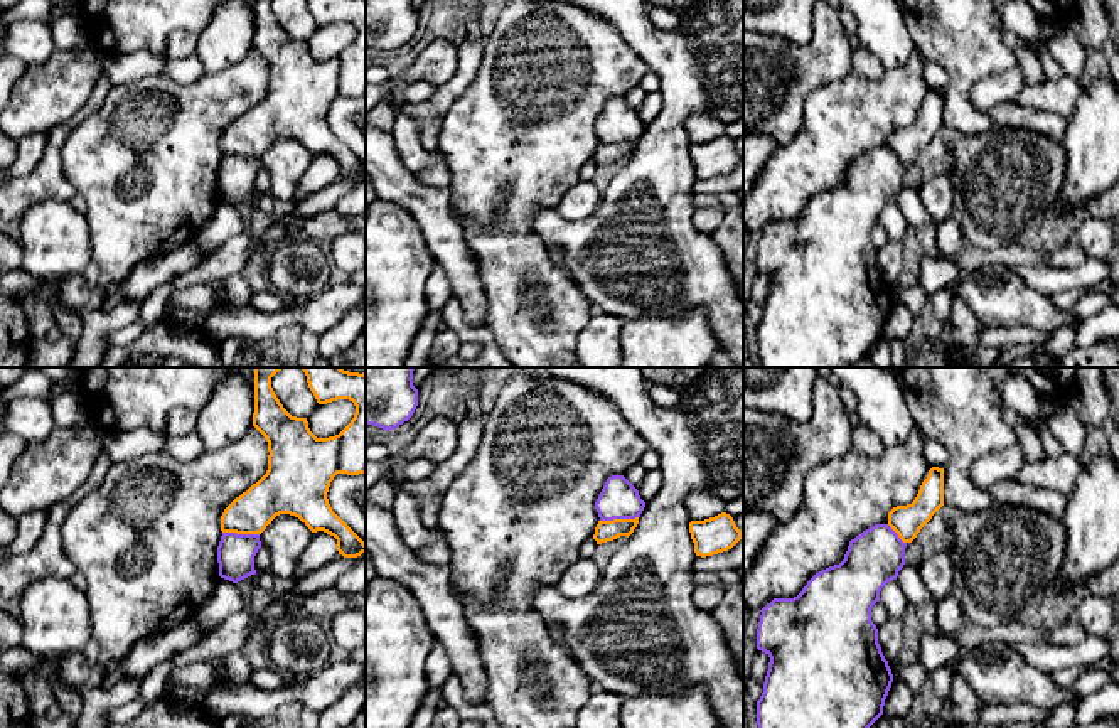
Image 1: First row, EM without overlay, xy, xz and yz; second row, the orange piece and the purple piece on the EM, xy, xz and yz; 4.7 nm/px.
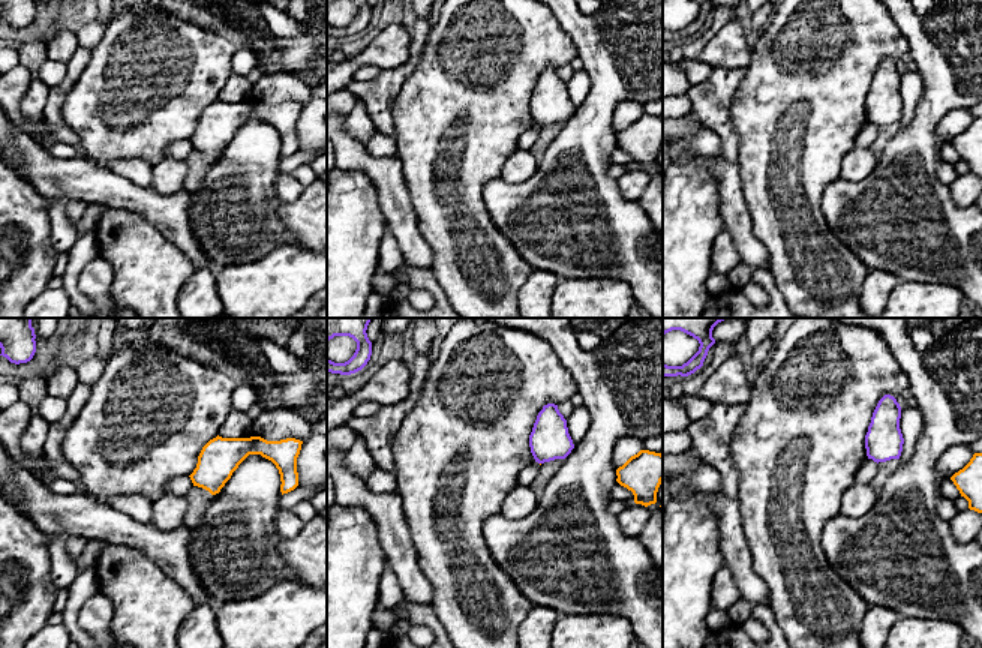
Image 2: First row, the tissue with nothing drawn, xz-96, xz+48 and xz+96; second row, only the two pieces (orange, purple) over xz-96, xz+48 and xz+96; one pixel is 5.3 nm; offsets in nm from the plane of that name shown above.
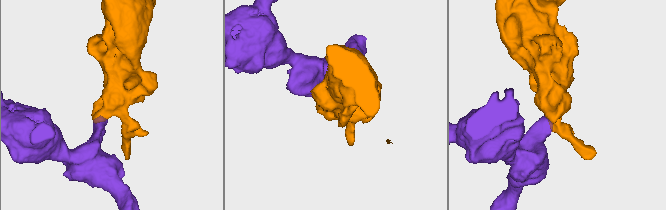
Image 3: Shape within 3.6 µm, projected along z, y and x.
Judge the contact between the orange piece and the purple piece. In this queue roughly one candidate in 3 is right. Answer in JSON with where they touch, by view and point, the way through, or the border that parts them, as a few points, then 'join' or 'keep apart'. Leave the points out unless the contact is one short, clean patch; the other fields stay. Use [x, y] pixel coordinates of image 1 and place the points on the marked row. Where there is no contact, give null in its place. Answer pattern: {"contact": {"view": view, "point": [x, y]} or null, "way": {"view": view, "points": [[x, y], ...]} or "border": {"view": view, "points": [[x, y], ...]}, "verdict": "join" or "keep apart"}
{"contact": {"view": "xz", "point": [619, 519]}, "border": {"view": "xz", "points": [[637, 516], [600, 521]]}, "verdict": "keep apart"}

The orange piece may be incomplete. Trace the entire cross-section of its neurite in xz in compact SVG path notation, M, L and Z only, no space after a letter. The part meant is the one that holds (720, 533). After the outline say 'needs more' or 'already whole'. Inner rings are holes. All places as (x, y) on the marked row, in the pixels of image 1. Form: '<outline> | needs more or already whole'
M726 512L704 521L691 521L689 533L694 553L701 558L728 551L743 538L743 533Z | already whole

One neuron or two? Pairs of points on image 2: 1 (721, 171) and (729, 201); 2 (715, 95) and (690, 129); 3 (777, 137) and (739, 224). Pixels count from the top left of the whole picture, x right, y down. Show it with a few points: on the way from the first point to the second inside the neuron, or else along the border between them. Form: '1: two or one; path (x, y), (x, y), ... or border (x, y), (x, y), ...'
1: one; path (727, 179), (729, 194)
2: two; border (690, 113), (705, 126)
3: two; border (738, 171), (753, 234), (757, 239)

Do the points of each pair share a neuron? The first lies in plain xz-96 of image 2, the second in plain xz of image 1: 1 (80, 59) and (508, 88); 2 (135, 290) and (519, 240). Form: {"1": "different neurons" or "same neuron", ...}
{"1": "different neurons", "2": "same neuron"}

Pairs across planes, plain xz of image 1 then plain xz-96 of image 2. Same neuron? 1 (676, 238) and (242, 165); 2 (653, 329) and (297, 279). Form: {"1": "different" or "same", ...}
{"1": "same", "2": "same"}

